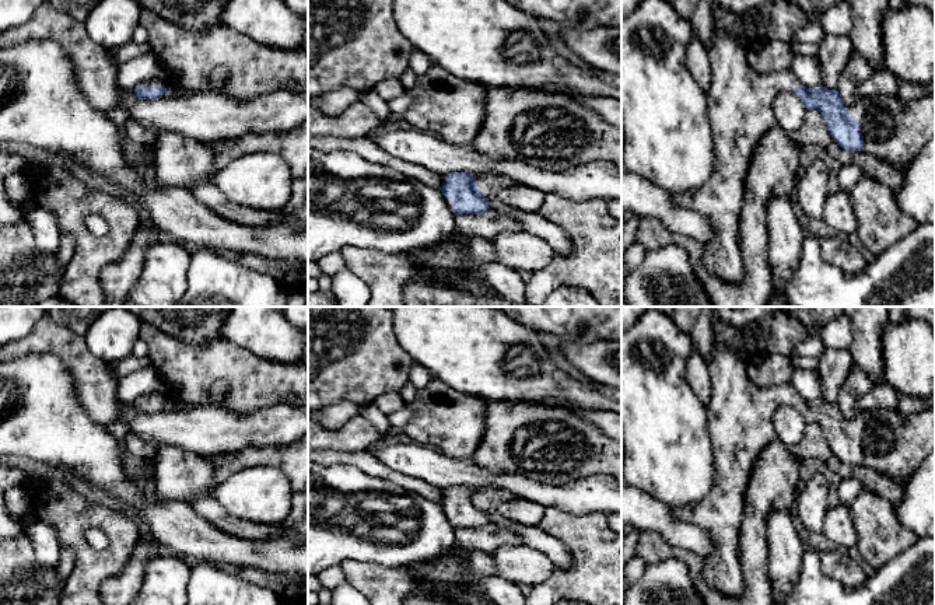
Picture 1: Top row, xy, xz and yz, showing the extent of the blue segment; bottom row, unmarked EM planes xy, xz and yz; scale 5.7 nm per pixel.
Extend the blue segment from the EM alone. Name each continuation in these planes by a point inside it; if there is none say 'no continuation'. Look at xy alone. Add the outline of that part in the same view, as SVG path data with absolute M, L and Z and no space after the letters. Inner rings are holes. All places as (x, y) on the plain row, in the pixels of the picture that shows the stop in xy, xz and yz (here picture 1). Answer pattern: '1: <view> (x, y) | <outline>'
1: xy (153, 397) | M160 392L139 396L139 399L141 399L141 401L165 401L165 402L171 402L171 398L168 395L160 394Z

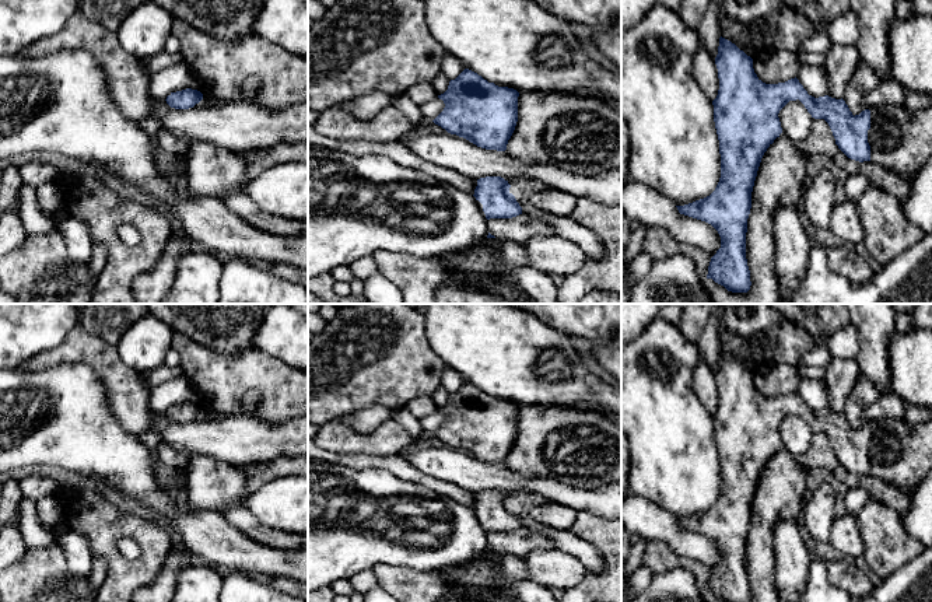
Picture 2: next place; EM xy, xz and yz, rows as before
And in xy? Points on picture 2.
no continuation

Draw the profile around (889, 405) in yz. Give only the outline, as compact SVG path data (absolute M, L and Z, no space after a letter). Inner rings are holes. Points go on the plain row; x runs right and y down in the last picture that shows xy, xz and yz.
M889 392L879 396L875 403L868 406L862 413L862 419L865 420L865 423L884 417L904 420L904 407L905 402L898 395Z

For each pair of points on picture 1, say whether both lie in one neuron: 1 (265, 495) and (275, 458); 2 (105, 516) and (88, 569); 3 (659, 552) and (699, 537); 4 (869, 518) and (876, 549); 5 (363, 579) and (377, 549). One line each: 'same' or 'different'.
1: different
2: same
3: different
4: same
5: different

